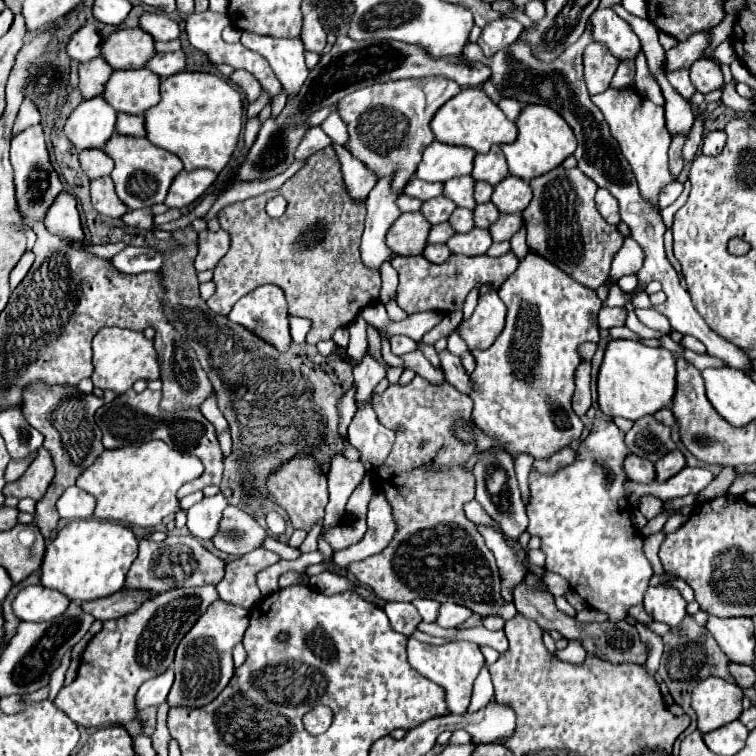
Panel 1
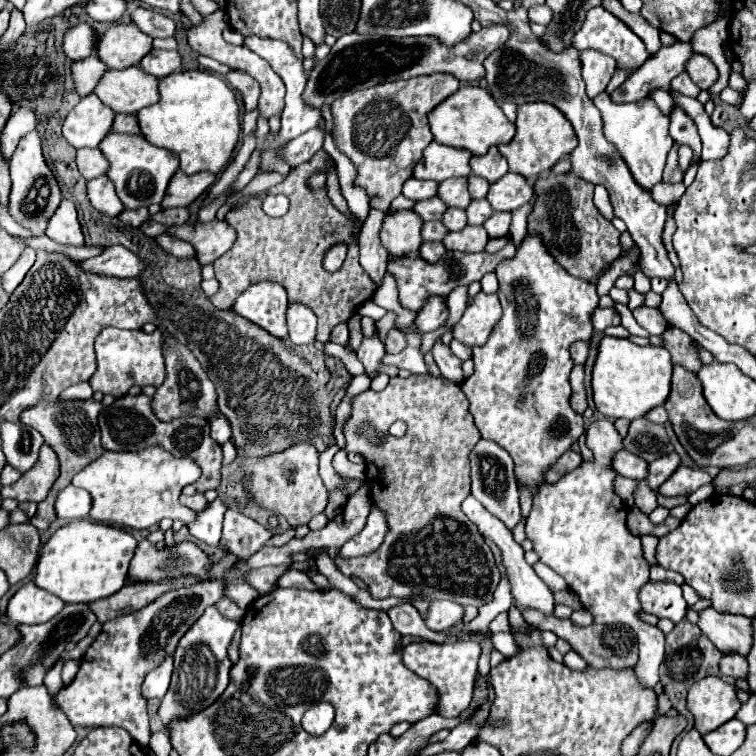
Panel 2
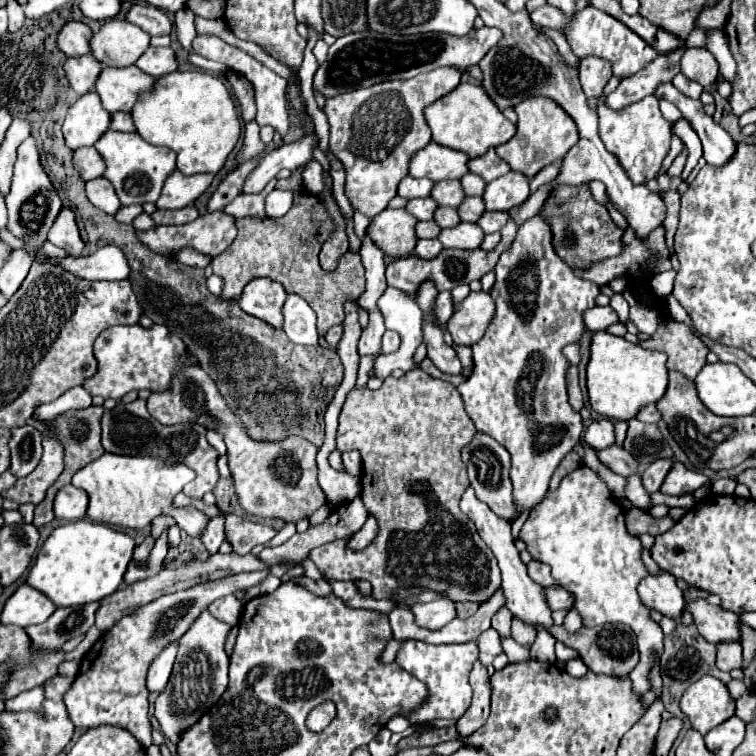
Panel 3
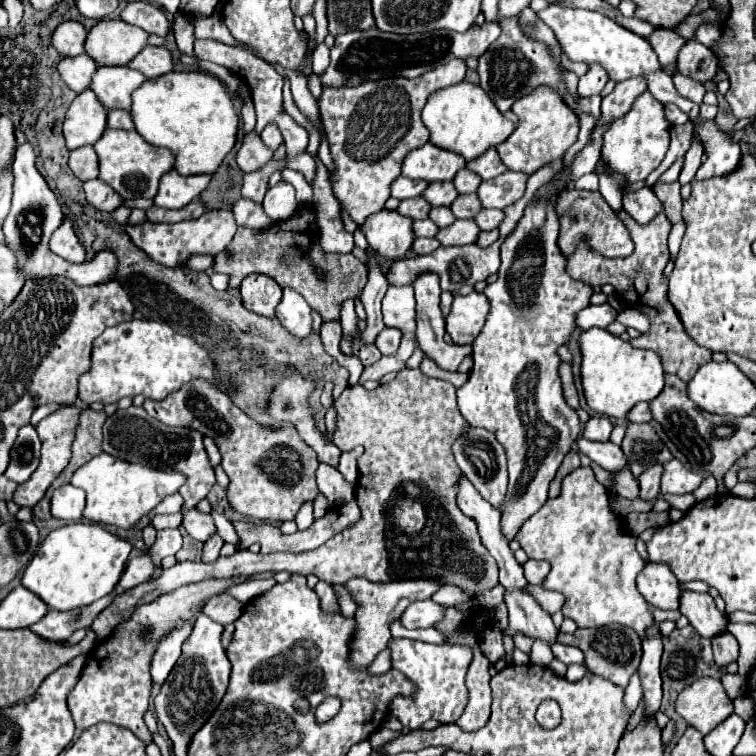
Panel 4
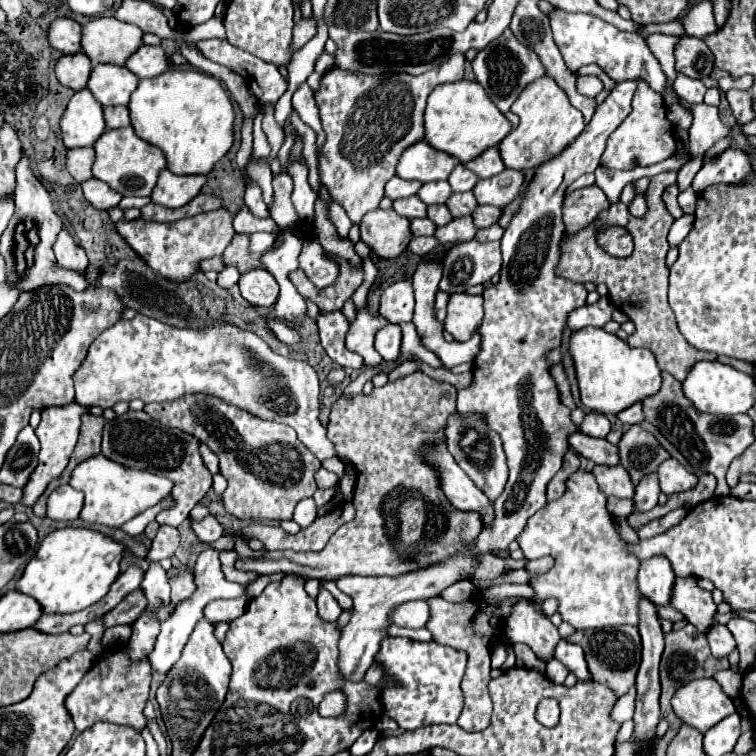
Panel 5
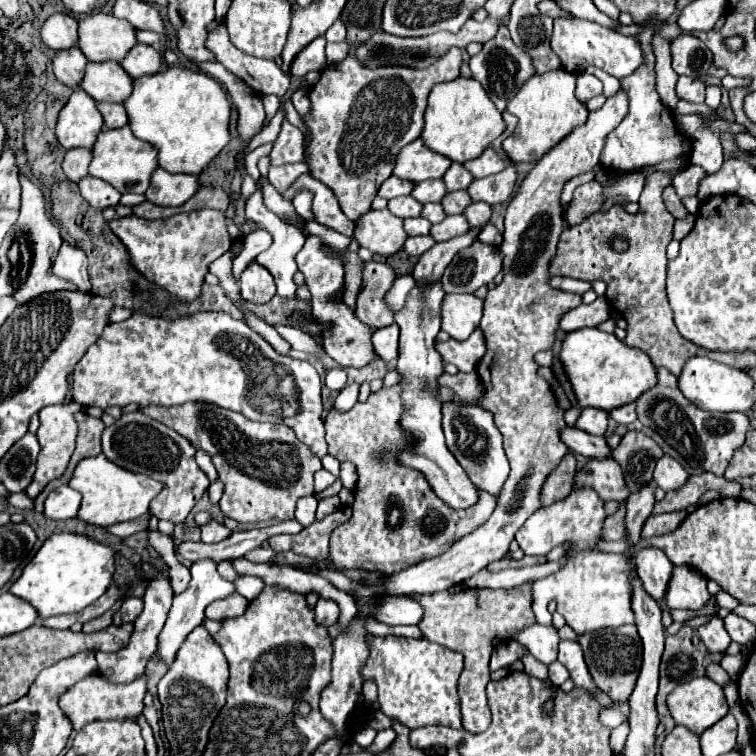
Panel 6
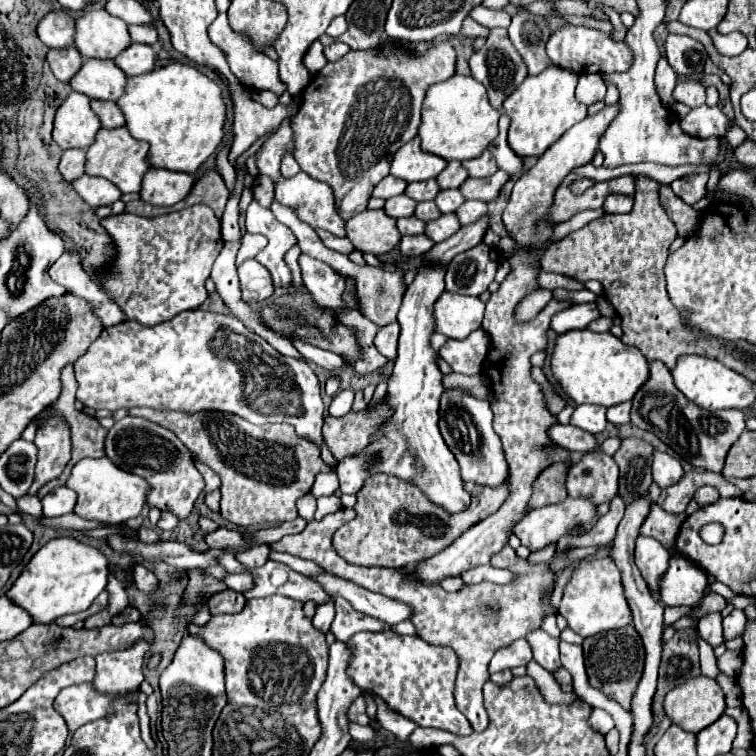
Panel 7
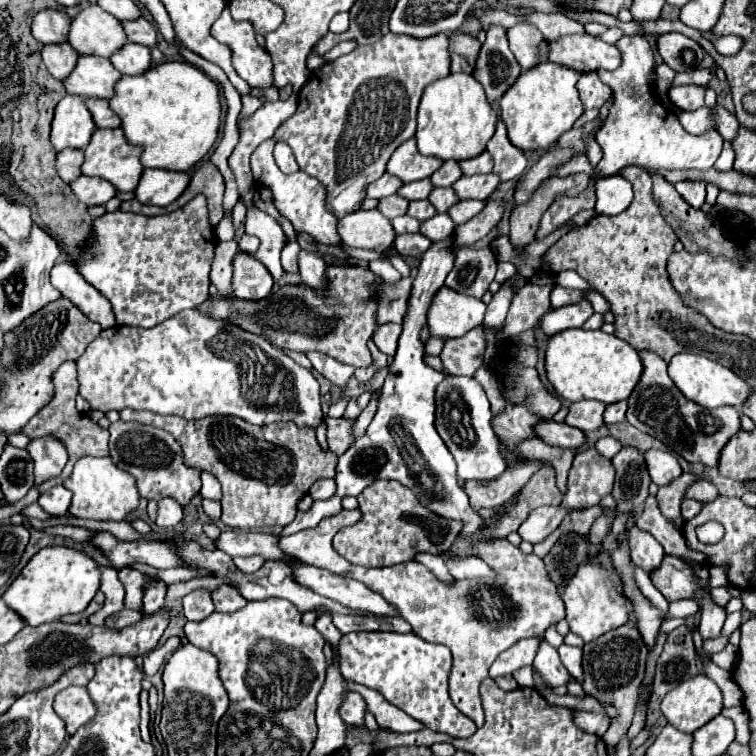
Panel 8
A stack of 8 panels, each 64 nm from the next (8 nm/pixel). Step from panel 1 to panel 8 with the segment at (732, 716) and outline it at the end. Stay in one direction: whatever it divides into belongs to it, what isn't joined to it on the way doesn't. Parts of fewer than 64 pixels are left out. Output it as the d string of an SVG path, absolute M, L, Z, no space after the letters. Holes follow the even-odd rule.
M698 674L674 690L670 690L662 700L662 714L668 724L678 730L692 734L706 722L716 718L722 710L720 688L704 674Z

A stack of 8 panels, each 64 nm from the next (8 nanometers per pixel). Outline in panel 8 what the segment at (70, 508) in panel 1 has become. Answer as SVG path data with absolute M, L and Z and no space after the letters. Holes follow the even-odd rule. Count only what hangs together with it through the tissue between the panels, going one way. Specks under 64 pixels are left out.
M56 486L56 488L44 492L38 498L38 504L50 516L64 516L64 514L68 514L70 502L72 502L72 492L68 492L64 486Z

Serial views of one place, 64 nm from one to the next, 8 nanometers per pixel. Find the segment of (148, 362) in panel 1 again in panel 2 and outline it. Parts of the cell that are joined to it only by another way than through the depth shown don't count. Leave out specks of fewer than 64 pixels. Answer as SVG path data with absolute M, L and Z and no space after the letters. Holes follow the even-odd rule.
M104 328L96 338L96 372L90 378L92 390L100 390L102 394L112 394L120 398L128 394L134 384L140 386L160 386L164 382L164 356L162 356L162 334L156 330L154 334L146 334L144 330L118 330Z

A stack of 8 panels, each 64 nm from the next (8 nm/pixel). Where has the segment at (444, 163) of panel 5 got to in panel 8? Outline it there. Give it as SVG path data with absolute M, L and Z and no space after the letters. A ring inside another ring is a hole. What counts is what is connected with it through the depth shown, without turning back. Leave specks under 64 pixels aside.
M412 138L396 148L388 162L388 172L398 176L402 182L414 182L430 178L432 172L436 172L442 164L444 162L440 158L420 154L416 148L416 138Z

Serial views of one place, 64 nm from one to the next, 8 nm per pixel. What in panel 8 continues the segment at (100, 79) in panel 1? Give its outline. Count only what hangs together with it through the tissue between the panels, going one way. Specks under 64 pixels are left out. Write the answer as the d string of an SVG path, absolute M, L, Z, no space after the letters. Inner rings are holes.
M68 42L66 44L50 44L50 46L44 46L42 60L44 60L48 72L56 80L64 80L70 76L72 68L76 66L78 52Z

